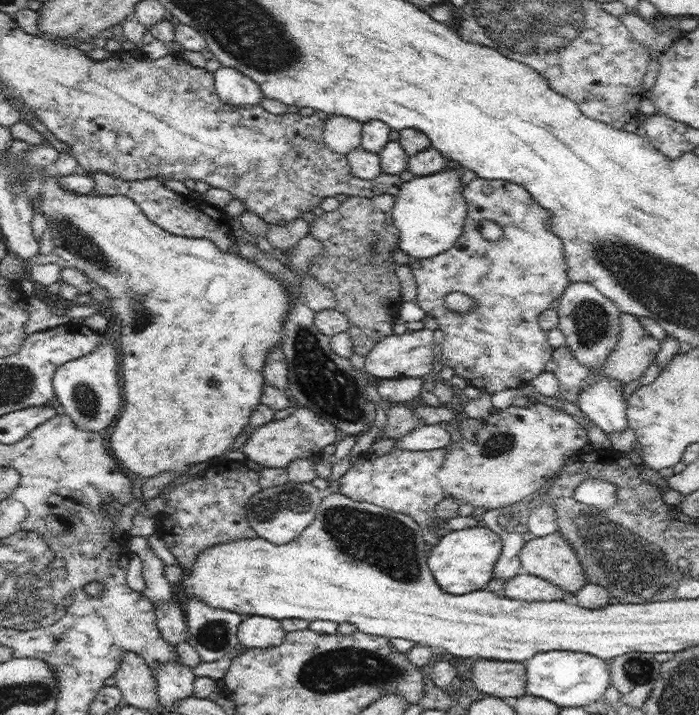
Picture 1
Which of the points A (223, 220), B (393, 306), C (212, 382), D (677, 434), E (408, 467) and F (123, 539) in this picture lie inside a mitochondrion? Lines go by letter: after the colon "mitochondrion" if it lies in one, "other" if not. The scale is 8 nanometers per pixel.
A: other
B: other
C: other
D: other
E: other
F: other

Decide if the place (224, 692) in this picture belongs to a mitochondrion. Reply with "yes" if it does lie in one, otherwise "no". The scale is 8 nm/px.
no

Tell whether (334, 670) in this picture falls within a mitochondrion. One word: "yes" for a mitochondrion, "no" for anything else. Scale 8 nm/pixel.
yes

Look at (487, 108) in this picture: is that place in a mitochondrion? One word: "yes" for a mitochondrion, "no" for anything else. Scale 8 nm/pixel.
no

